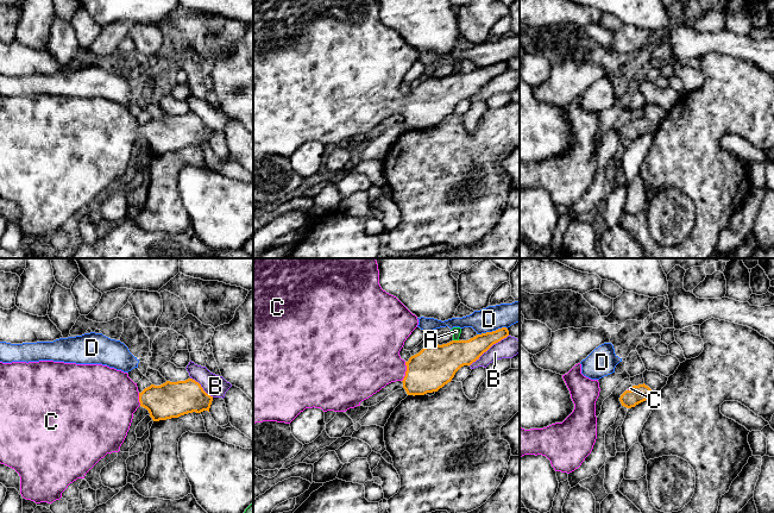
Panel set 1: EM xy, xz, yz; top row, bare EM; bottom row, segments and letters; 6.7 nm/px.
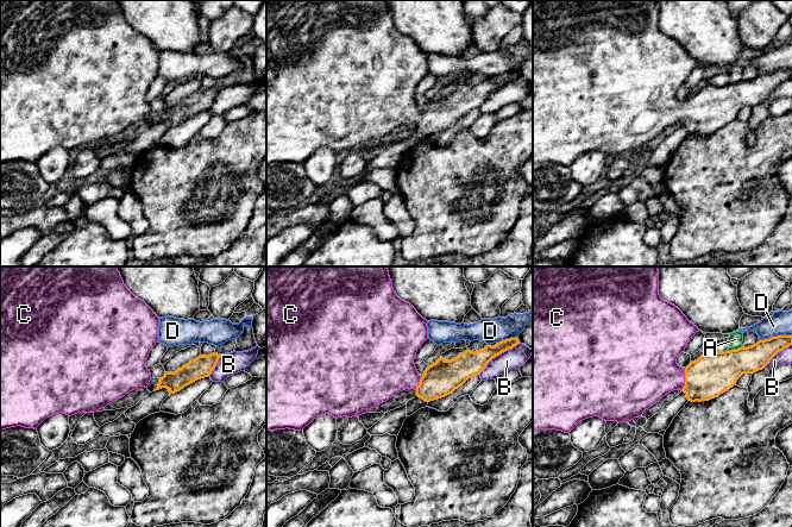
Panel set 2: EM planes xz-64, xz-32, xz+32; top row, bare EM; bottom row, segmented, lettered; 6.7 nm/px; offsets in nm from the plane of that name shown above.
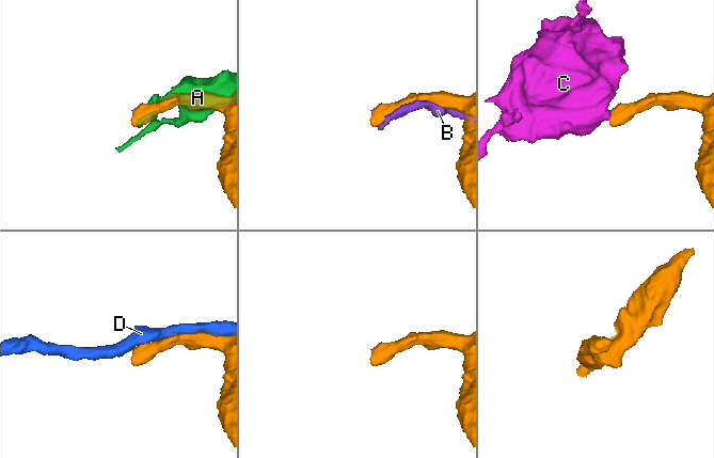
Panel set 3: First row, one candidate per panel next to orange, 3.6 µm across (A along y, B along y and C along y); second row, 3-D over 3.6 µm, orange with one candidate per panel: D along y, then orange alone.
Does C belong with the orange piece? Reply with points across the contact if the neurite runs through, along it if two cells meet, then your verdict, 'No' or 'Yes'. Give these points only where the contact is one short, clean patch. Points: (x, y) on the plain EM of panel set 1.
Yes

